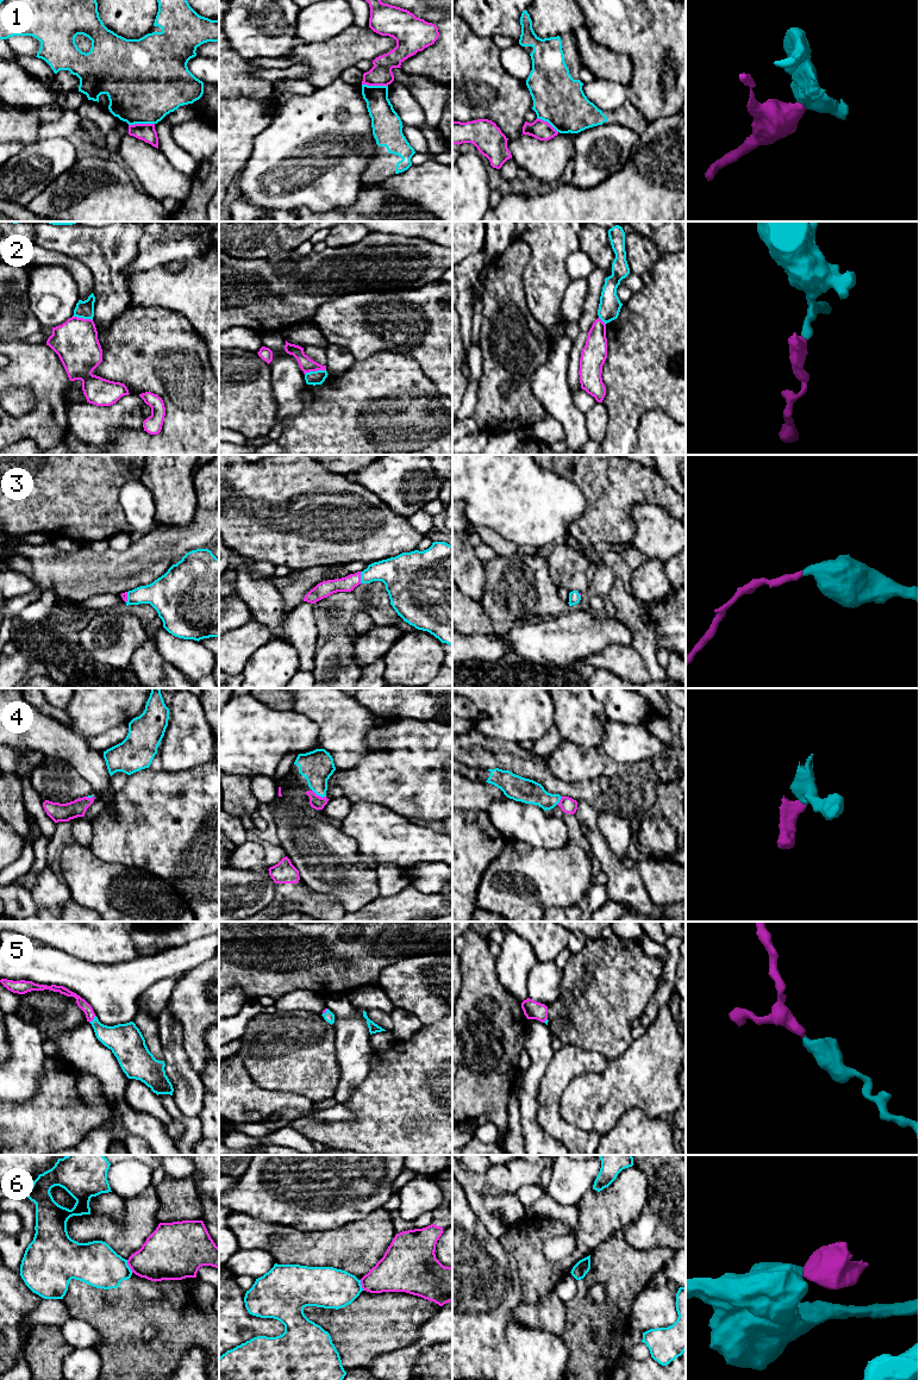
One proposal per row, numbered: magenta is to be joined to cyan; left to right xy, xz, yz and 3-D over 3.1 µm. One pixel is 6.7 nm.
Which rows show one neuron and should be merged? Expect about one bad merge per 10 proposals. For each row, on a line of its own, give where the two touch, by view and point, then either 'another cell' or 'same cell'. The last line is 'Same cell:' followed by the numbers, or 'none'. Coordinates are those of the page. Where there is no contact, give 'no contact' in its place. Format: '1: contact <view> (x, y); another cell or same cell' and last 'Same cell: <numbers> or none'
1: contact xy (141, 123); another cell
2: contact xz (314, 372); another cell
3: contact xz (361, 578); same cell
4: contact xz (319, 795); same cell
5: contact xy (93, 1019); same cell
6: contact xy (127, 1266); another cell
Same cell: 3, 4, 5

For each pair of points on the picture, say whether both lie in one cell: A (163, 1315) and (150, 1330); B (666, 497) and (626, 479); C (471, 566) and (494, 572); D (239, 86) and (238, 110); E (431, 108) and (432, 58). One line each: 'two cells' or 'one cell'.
A: two cells
B: one cell
C: two cells
D: two cells
E: two cells

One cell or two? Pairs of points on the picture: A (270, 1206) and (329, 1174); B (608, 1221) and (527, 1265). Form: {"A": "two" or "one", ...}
{"A": "one", "B": "one"}

